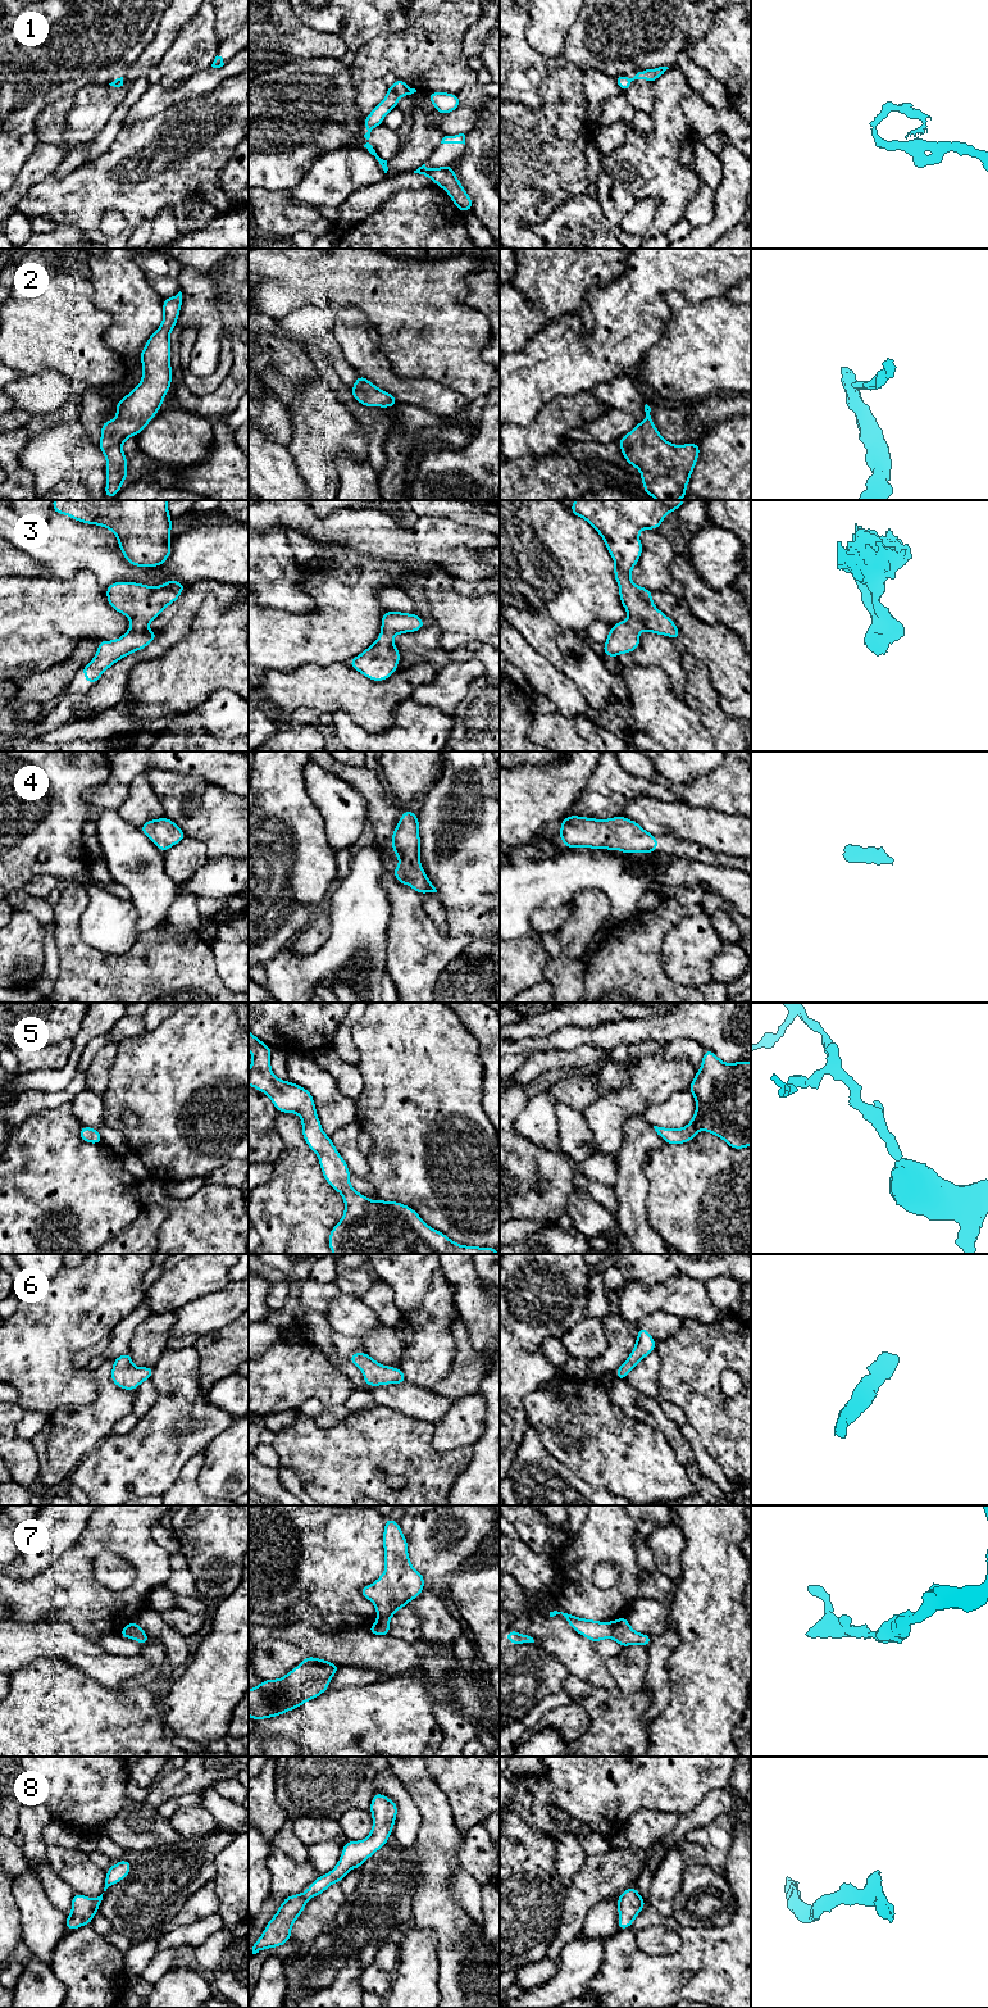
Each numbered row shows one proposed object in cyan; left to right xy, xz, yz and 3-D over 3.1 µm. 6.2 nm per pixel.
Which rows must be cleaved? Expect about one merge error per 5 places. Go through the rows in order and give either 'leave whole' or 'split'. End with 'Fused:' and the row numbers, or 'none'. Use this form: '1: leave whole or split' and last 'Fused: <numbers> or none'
1: leave whole
2: leave whole
3: leave whole
4: leave whole
5: leave whole
6: leave whole
7: leave whole
8: leave whole
Fused: none

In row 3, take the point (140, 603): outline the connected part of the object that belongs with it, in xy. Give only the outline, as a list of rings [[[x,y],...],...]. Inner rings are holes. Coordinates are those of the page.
[[[174,580],[158,587],[123,581],[109,585],[106,599],[110,607],[128,617],[132,627],[118,640],[99,641],[95,658],[81,669],[86,681],[97,682],[115,662],[158,639],[159,635],[151,632],[147,624],[156,619],[167,605],[174,603],[185,587],[185,583]]]

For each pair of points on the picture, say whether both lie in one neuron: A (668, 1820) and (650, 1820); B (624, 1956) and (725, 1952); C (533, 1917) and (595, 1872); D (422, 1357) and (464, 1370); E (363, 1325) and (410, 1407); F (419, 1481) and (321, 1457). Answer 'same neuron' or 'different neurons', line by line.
A: same neuron
B: same neuron
C: different neurons
D: different neurons
E: different neurons
F: same neuron

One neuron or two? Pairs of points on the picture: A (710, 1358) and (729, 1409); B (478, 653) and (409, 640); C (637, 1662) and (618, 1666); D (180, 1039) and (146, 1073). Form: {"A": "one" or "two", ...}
{"A": "one", "B": "one", "C": "one", "D": "one"}

